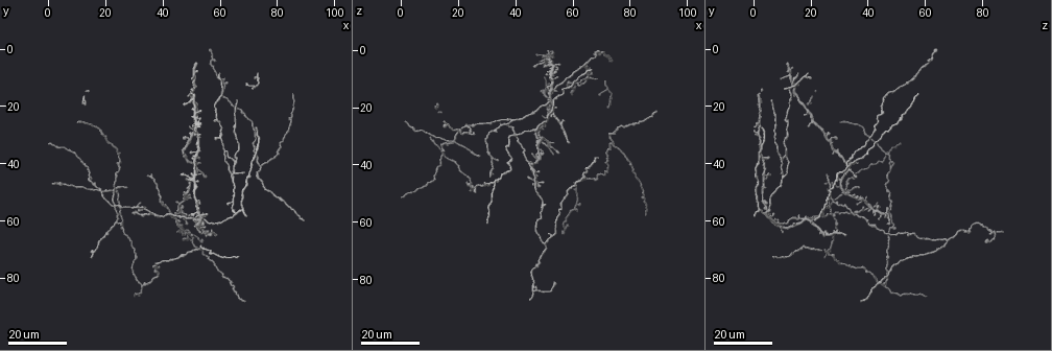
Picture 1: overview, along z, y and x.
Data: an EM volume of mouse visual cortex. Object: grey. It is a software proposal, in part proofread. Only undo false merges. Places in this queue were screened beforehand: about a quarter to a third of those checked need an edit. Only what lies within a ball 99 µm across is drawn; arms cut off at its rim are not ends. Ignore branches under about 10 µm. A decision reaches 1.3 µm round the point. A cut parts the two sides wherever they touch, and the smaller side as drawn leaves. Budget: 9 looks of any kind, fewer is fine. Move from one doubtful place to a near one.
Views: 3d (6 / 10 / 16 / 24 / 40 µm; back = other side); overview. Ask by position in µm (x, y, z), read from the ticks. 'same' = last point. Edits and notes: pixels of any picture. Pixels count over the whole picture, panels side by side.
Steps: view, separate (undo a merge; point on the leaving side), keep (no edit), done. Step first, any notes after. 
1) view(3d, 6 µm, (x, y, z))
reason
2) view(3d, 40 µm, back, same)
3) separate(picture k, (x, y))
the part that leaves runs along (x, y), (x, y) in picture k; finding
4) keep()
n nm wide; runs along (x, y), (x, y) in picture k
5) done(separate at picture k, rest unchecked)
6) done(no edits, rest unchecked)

view(3d, 24 µm, (52, 42, 34))

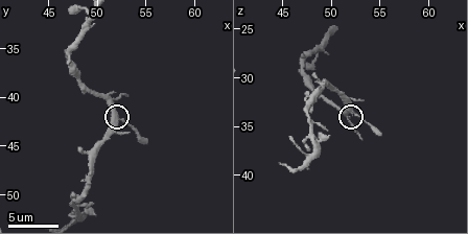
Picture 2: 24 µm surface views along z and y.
view(3d, 6 µm, (52.4, 42.2, 33.8))
closer look

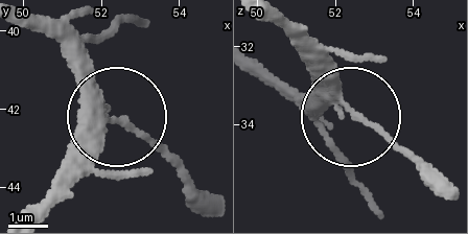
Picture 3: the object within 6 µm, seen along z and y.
keep()
250 nm wide; one neuron here

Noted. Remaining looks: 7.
view(3d, 16 µm, (65, 57, 4))
arms part here

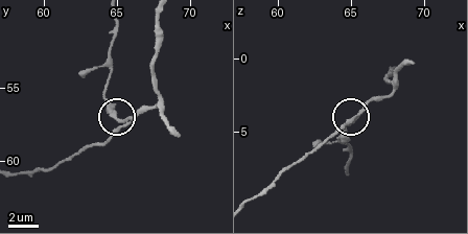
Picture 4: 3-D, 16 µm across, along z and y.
view(3d, 6 µm, same)
closer look

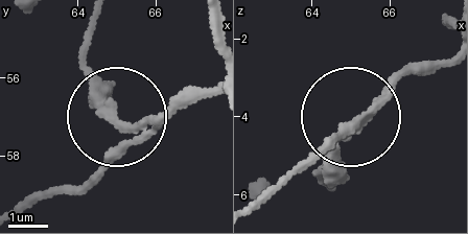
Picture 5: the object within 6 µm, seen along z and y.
keep()
side arm 38 µm; runs along (257, 207), (423, 64) in picture 5; one neuron here

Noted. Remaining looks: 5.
view(3d, 24 µm, (17, 50, 32))
four arms meet

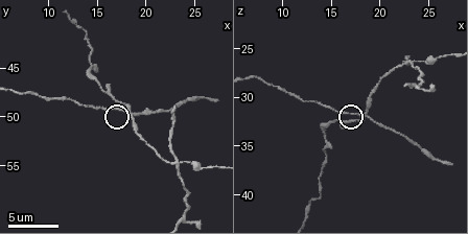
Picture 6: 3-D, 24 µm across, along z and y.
view(3d, 10 µm, (18.0, 49.2, 31.6))

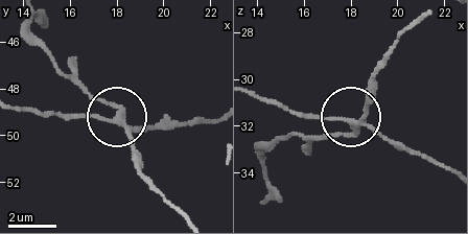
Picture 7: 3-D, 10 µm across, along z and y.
separate(picture 7, (155, 129))
the part that leaves runs along (121, 118), (22, 113) in picture 7; a second neuron is stuck on

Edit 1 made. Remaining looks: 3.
view(overview)

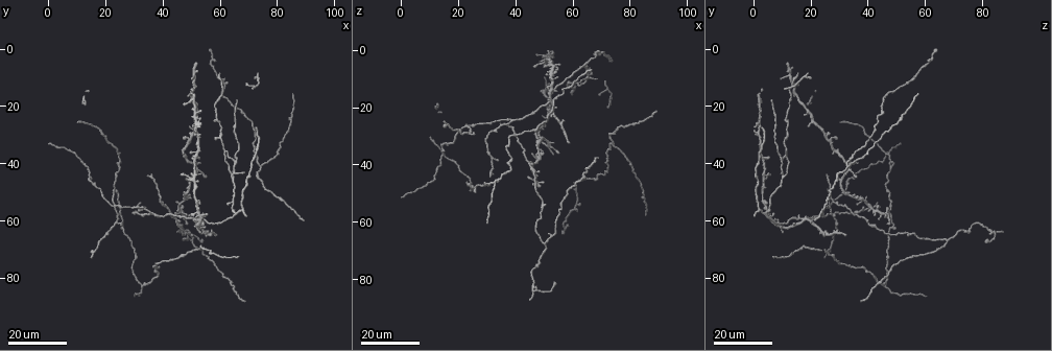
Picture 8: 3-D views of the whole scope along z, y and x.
view(3d, 16 µm, (38, 58, 24))
a fork

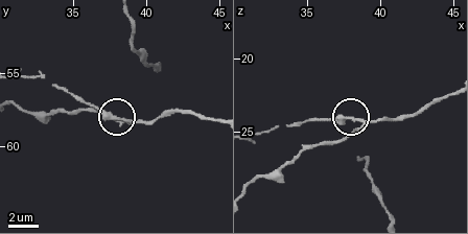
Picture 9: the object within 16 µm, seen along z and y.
view(3d, 6 µm, (39.0, 58.4, 24.4))

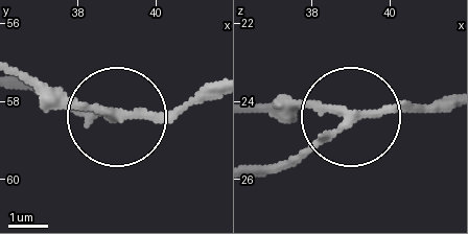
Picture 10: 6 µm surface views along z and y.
keep()
180 nm wide; runs along (208, 94), (108, 117), (59, 107), (18, 77) in picture 10; continuous, no second neuron

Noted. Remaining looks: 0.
done(separate at picture 7, rest unchecked)

